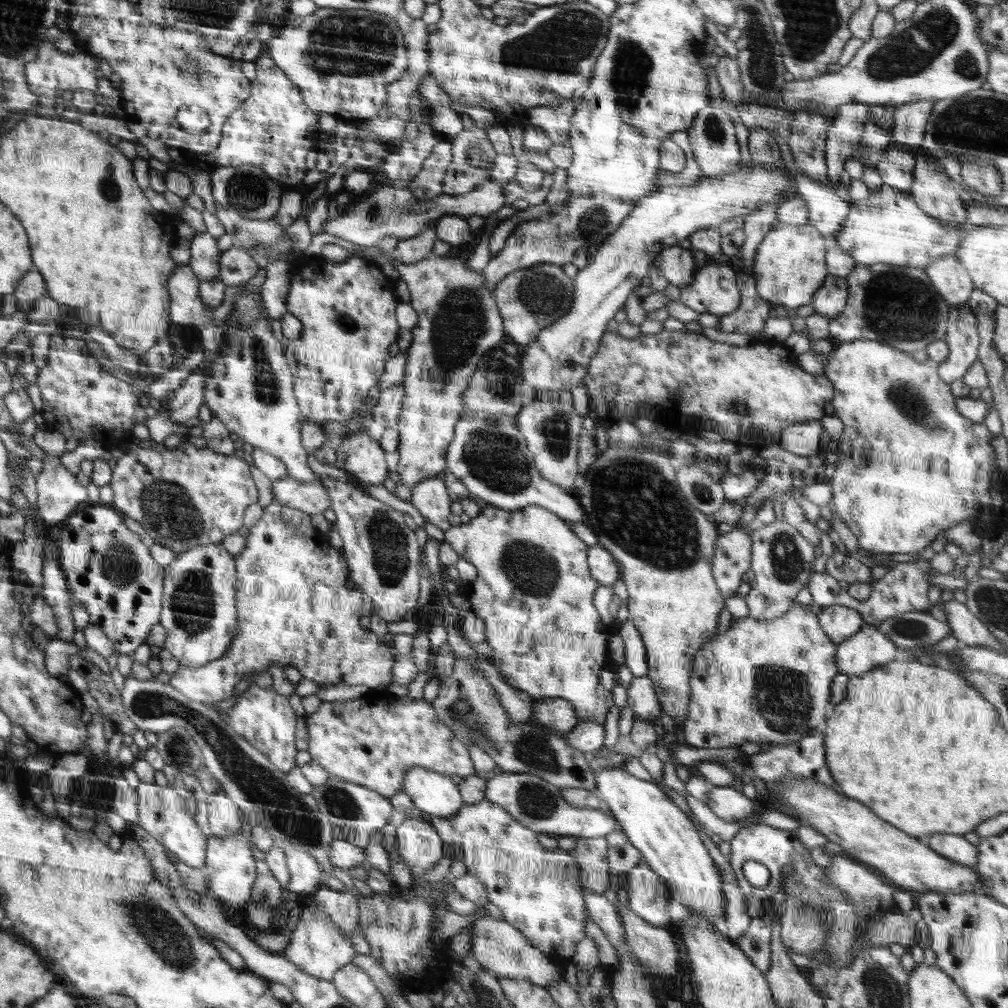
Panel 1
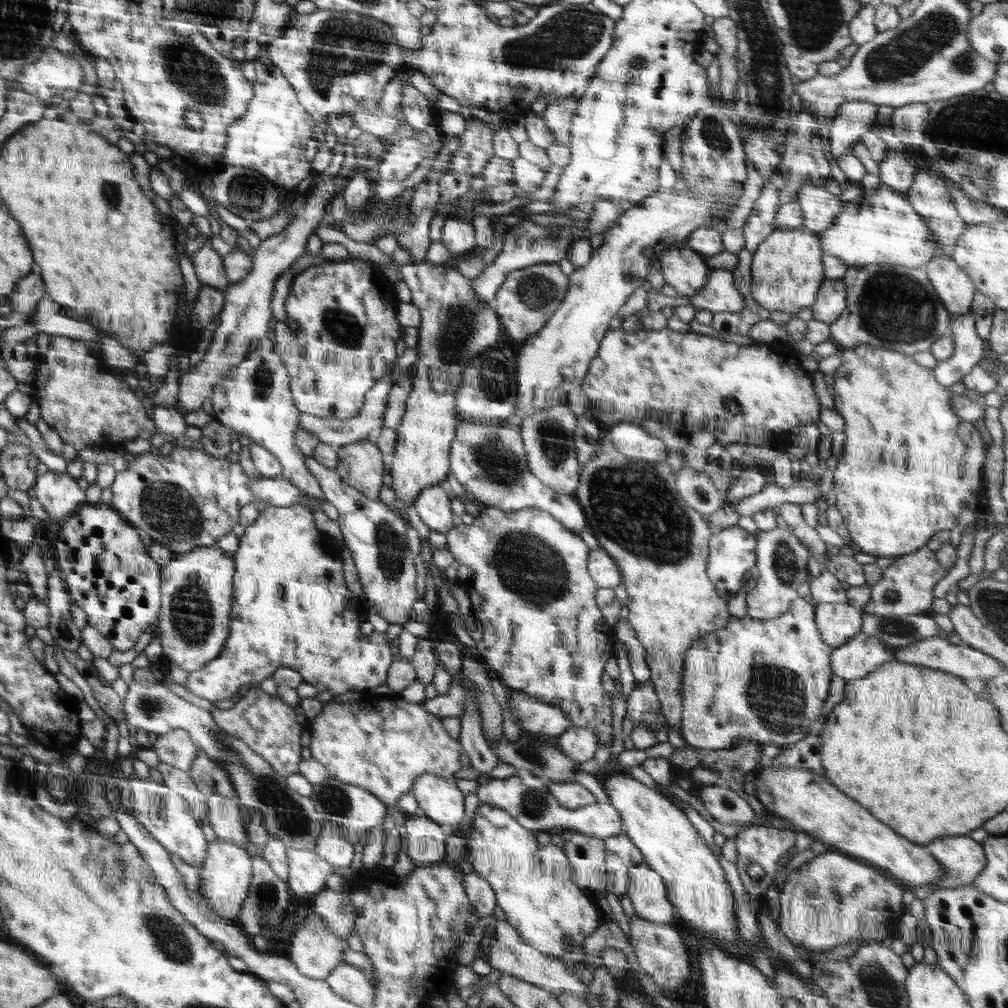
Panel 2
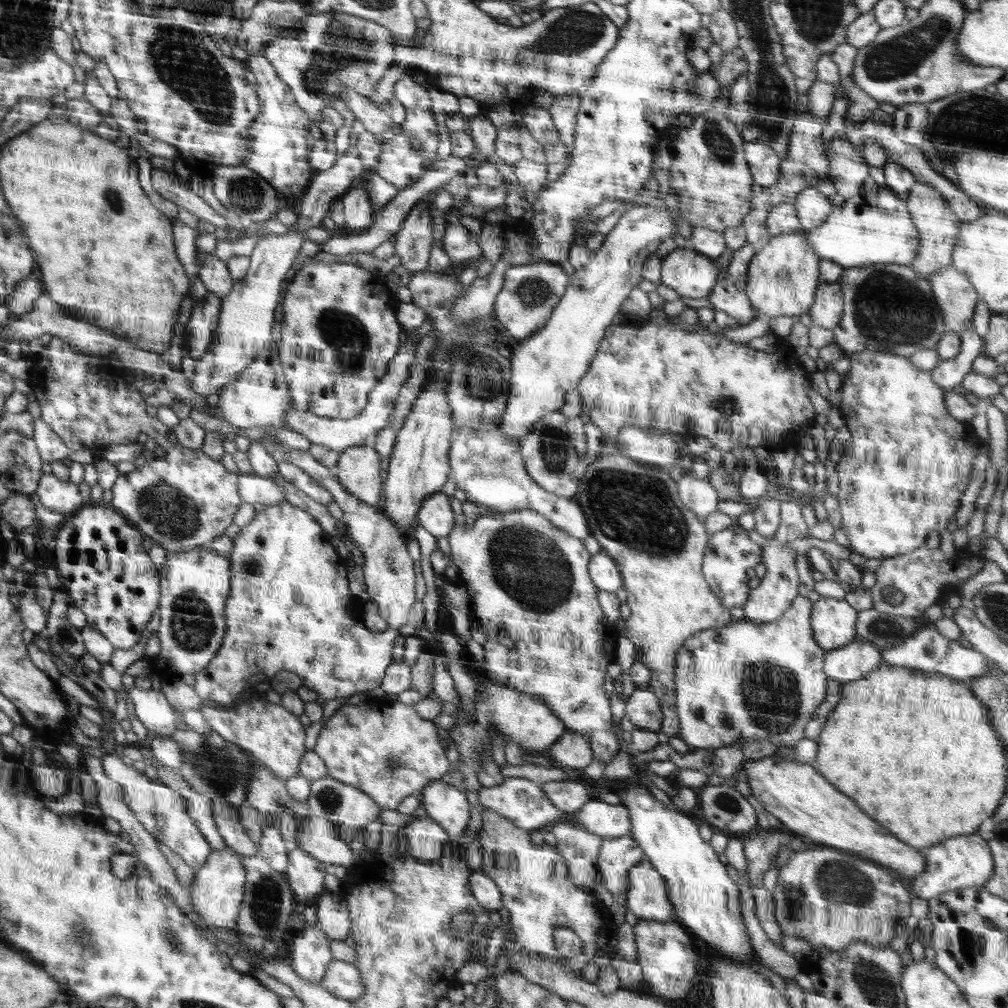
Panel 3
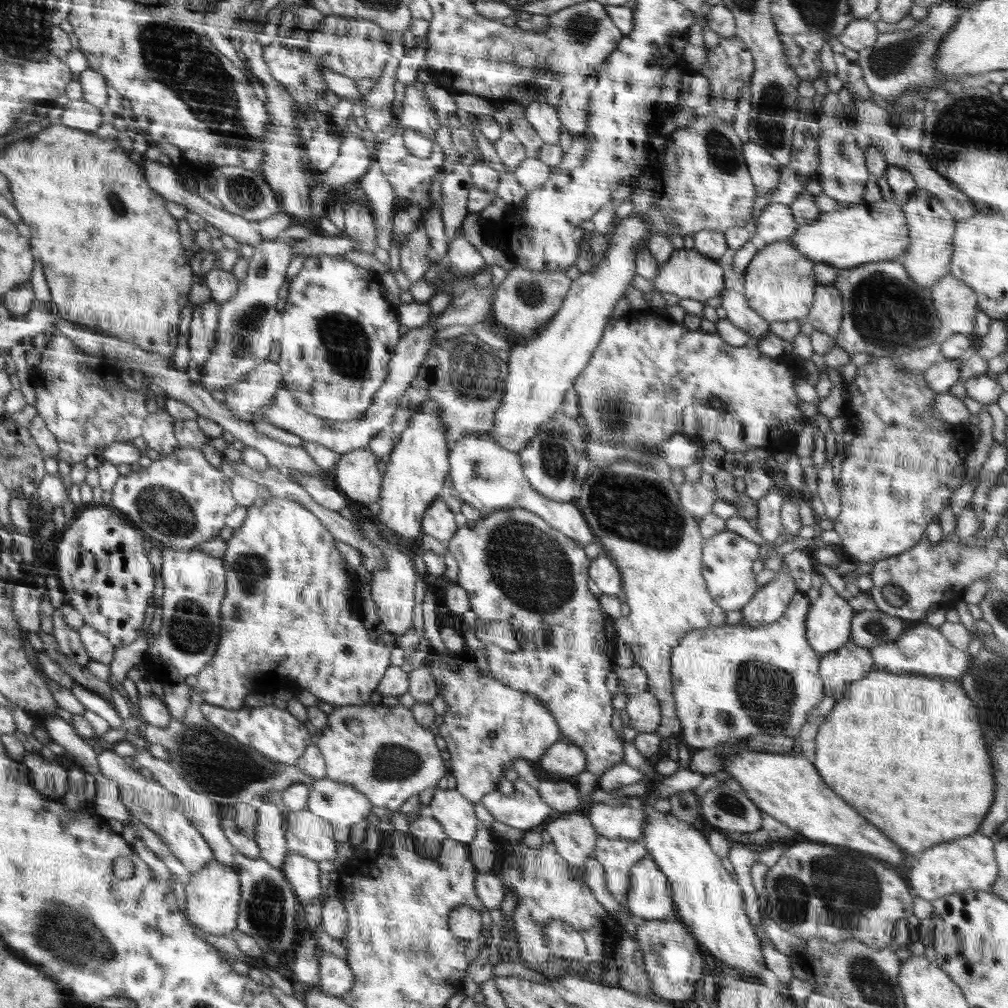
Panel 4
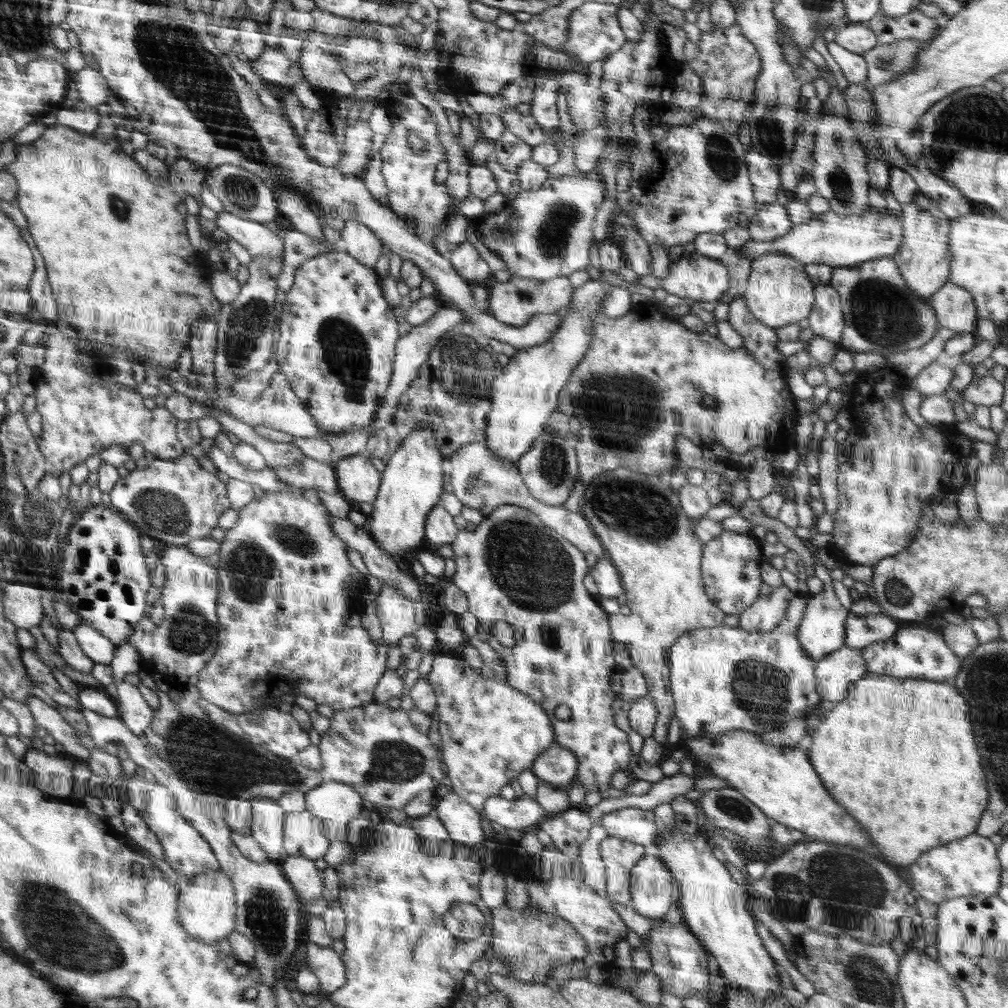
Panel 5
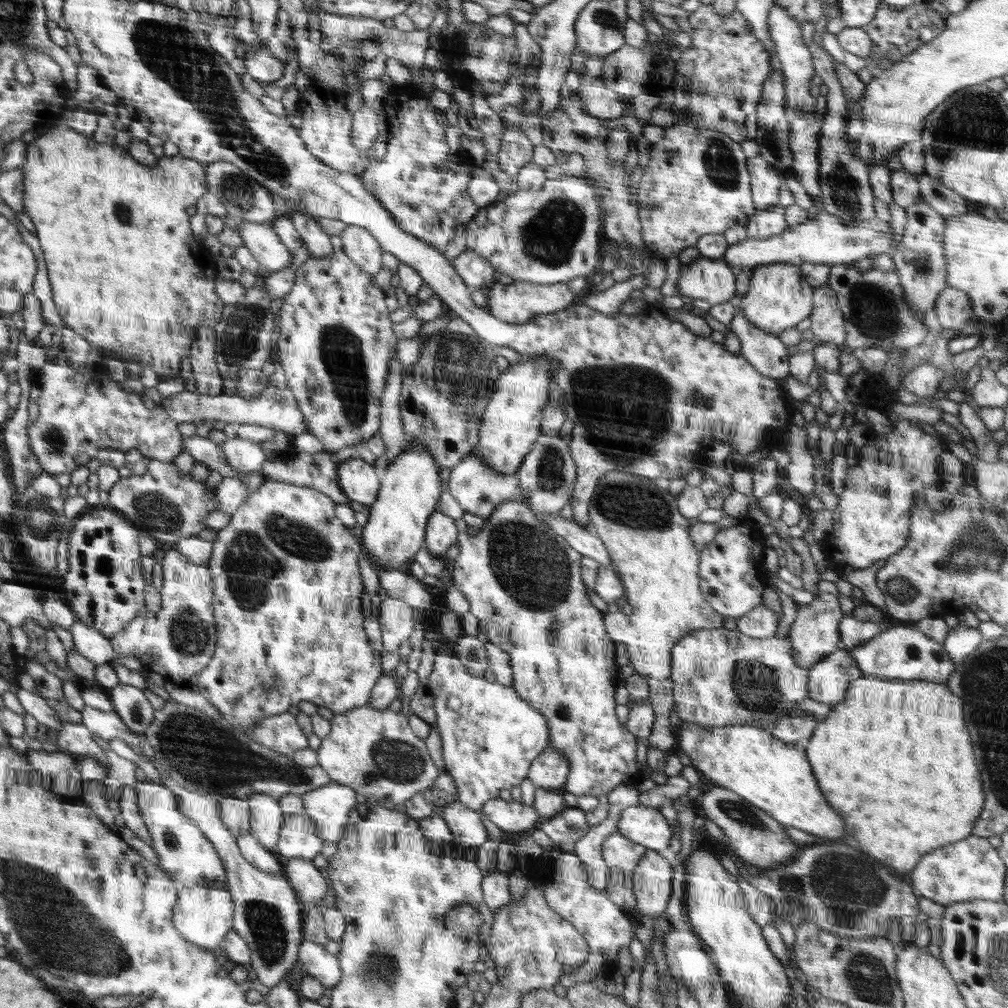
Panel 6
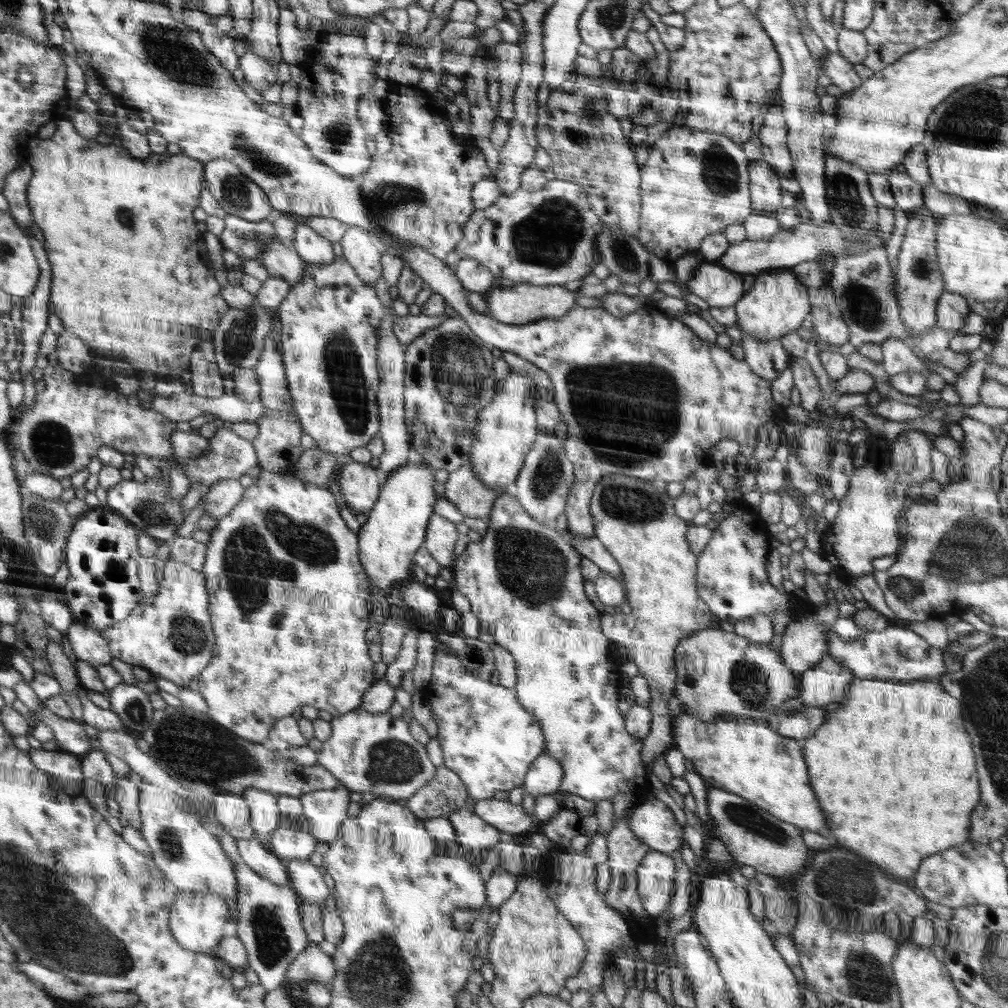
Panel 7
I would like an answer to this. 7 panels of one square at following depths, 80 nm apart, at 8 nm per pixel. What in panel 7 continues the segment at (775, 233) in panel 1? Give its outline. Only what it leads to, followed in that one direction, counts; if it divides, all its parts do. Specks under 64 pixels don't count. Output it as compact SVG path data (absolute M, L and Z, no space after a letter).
M790 268L774 269L759 273L755 277L754 288L734 305L737 322L742 332L750 336L772 341L796 331L802 321L809 318L811 305L808 290Z

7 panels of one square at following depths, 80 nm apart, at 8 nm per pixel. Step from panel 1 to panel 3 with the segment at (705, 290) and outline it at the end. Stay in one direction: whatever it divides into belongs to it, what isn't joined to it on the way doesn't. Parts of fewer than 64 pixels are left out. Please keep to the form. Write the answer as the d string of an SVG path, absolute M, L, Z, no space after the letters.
M721 272L716 279L716 286L712 288L712 294L708 294L708 300L712 309L721 310L733 316L742 325L748 324L753 318L752 306L744 291L738 291L732 278L726 272Z

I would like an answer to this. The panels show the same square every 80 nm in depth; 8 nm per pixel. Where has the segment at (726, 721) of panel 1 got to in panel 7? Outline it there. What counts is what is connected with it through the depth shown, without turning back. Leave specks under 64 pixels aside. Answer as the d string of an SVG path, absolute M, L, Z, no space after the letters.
M719 627L700 630L680 642L676 648L676 675L676 698L686 707L688 715L708 722L740 718L768 724L770 716L784 711L786 700L797 698L801 692L801 674L790 674L782 664L780 653L772 650L770 643L754 646L735 632L724 632Z

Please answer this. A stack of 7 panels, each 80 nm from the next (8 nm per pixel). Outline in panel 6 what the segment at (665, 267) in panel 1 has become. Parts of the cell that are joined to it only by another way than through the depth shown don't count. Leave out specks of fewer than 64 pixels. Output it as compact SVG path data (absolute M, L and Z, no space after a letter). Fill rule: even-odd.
M699 256L679 270L678 292L693 299L707 301L712 306L736 302L735 274L724 260ZM631 276L624 282L618 282L604 290L593 293L584 300L584 305L604 314L618 315L621 312L621 304L629 299L630 293L636 289L643 290L648 282L648 277Z

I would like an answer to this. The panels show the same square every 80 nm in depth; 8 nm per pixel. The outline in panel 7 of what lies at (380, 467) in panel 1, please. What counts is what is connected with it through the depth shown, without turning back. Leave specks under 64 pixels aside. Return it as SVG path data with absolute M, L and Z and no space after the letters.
M351 459L340 462L337 482L342 501L351 509L367 513L379 500L380 482L374 468Z

